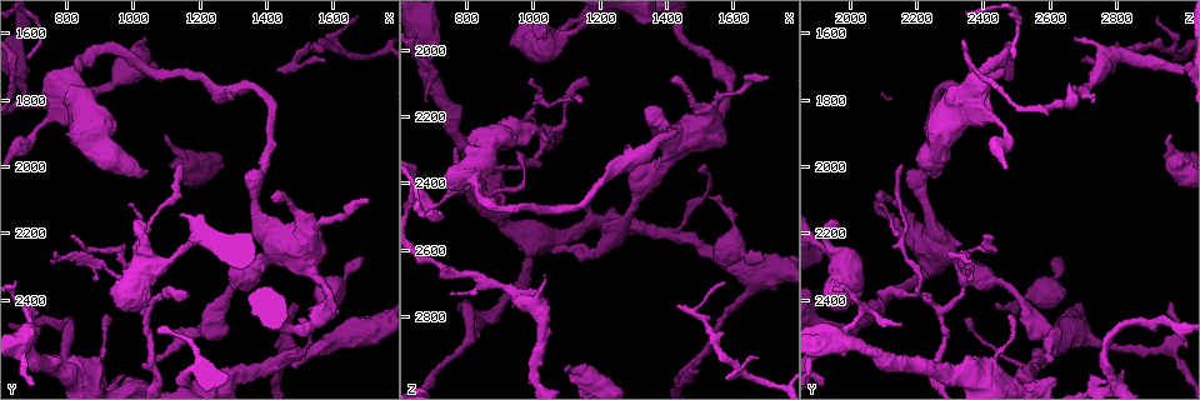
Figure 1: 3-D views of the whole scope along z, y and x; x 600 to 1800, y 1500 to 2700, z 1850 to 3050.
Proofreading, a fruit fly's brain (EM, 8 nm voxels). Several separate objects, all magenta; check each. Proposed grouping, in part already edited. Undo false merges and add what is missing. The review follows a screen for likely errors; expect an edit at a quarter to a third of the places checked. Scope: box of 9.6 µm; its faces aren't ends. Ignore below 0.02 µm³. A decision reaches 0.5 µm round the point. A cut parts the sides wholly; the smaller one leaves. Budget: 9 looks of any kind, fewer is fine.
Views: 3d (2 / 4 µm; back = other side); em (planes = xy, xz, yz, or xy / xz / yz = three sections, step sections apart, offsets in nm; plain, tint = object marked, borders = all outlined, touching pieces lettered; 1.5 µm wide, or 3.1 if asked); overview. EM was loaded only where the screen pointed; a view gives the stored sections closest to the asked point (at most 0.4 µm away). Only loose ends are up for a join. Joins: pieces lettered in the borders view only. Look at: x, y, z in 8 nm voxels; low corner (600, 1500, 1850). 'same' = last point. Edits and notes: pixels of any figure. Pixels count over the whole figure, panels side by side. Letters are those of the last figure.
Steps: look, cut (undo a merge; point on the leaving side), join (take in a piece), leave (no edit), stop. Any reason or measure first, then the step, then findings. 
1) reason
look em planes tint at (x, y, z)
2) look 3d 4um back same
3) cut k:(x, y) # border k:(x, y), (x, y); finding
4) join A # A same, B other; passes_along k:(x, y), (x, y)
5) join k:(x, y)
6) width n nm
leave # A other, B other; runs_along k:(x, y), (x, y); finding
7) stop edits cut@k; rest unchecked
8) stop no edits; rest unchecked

thin end
look em planes borders at (750, 1800, 2740)

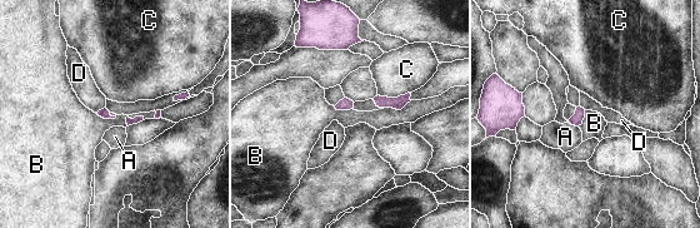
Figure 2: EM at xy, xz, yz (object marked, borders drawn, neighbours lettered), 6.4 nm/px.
width 70 nm
leave # A other, B other, C other, D other; border 2:(144, 117), (128, 117), (125, 123); none of them fits

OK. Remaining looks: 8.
thick turns thin
look em planes borders at (1560, 2340, 2210)

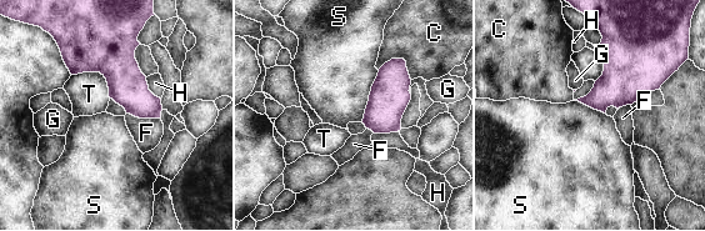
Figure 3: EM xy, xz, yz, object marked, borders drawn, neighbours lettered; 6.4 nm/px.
leave # C other, F other, G other, H other, S other, T other; border 3:(126, 113), (139, 117), (159, 119); one neuron here

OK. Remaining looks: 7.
thick end
look 3d 4um at (1040, 2020, 2270)

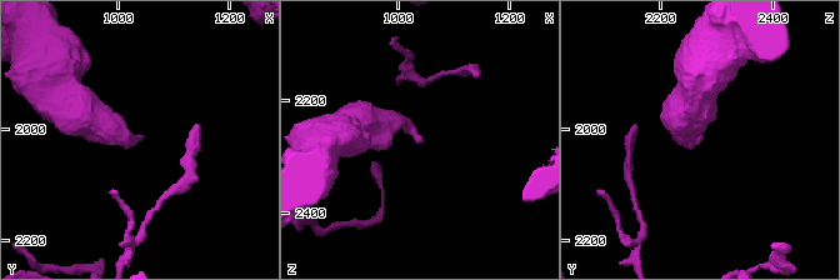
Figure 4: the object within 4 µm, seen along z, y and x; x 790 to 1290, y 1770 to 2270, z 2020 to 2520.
look em xy step 4 tint at (1045, 2015, 2275)

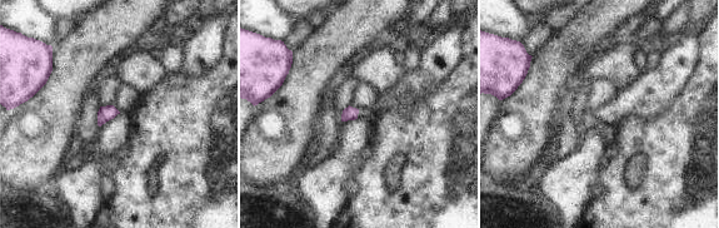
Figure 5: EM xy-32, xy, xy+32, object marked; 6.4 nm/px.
look em planes borders same

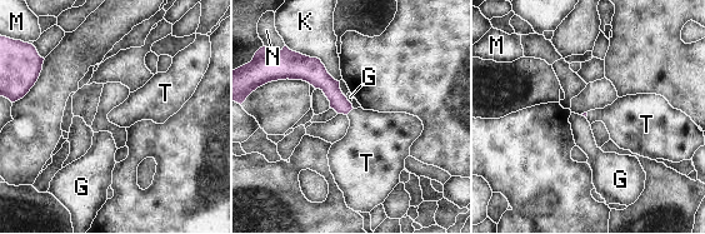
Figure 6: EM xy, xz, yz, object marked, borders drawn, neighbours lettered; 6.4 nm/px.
join T # G other, K other, M other, N other, T same; passes_along 6:(324, 81), (349, 111), (374, 142); the neuron continues

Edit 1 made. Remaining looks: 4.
redraw
look overview

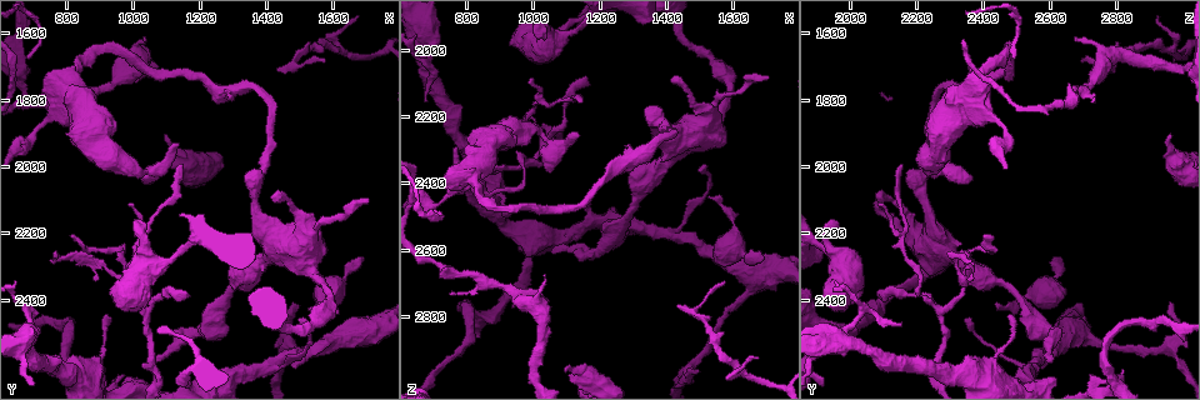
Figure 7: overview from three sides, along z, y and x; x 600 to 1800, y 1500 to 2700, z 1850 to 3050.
tapers out
look 3d 2um back at (1530, 2420, 2440)

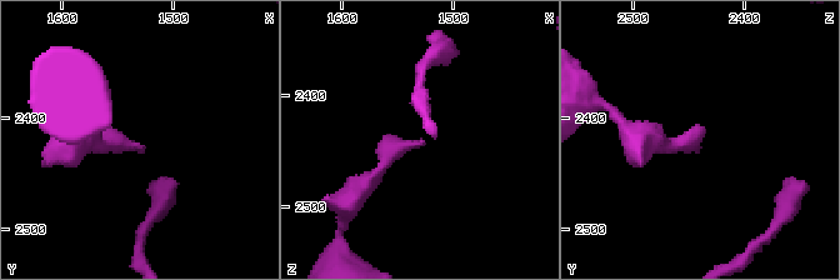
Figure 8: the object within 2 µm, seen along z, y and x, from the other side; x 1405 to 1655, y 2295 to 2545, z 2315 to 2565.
look em planes borders at (1528, 2428, 2442)

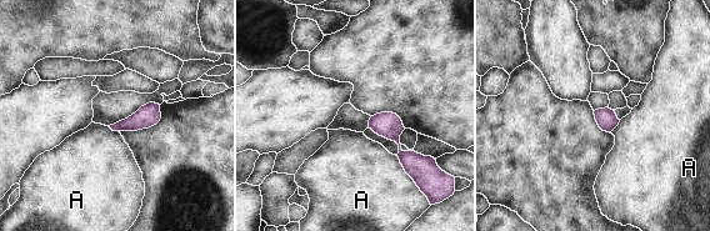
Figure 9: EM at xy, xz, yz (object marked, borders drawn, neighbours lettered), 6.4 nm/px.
leave # A other; border 9:(396, 156), (403, 169), (414, 180); no lettered piece goes on from it

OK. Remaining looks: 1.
stop edits join@6; rest unchecked

